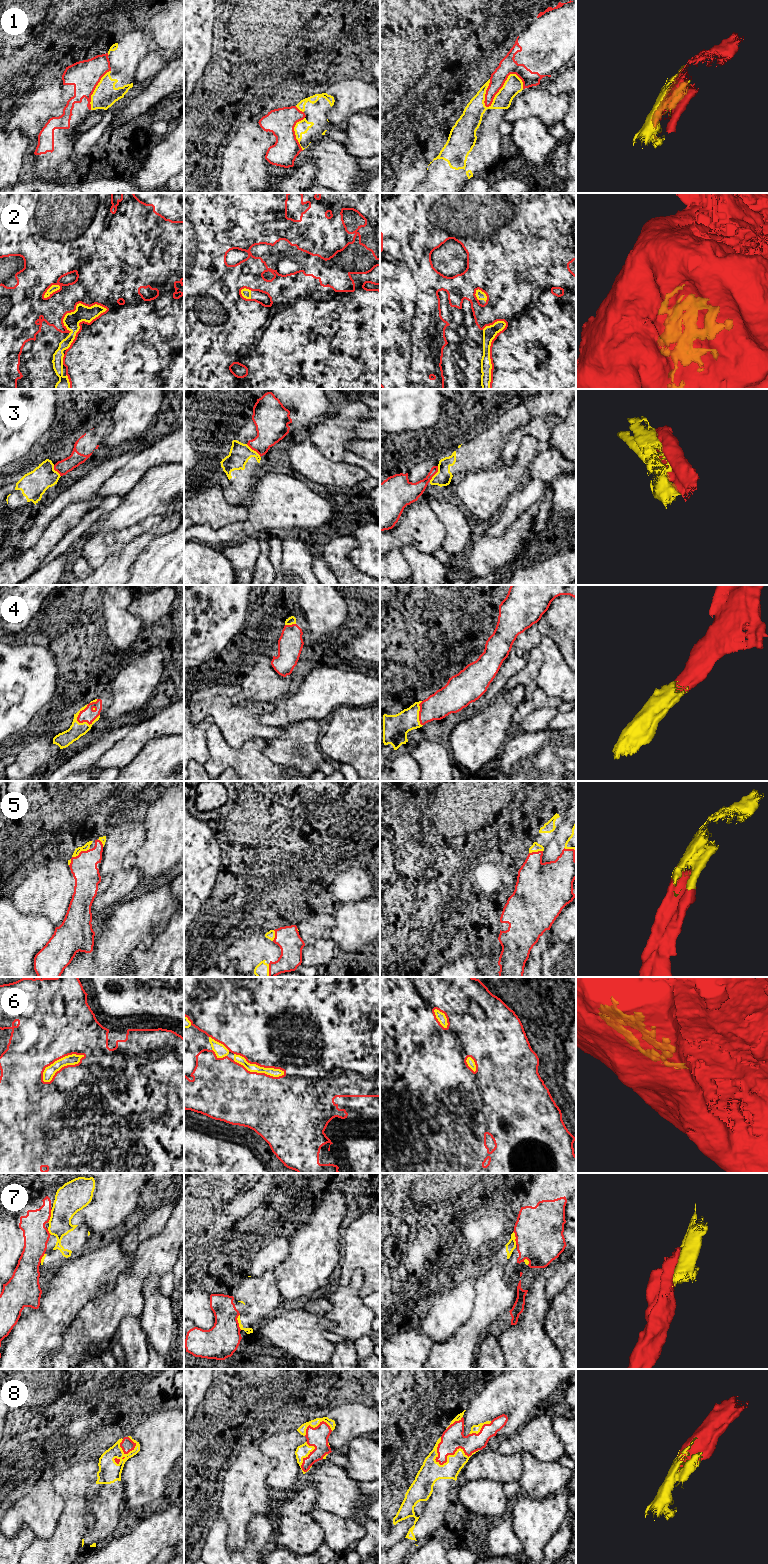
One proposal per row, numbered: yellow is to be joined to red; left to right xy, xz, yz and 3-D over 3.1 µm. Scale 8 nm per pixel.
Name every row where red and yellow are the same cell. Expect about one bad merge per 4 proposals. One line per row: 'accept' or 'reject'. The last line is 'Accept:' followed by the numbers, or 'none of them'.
1: reject
2: accept
3: reject
4: accept
5: accept
6: accept
7: reject
8: accept
Accept: 2, 4, 5, 6, 8

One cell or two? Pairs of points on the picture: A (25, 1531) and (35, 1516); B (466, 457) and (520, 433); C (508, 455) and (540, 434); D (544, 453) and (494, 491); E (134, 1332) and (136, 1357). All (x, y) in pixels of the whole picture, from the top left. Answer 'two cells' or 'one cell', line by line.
A: two cells
B: two cells
C: one cell
D: two cells
E: one cell

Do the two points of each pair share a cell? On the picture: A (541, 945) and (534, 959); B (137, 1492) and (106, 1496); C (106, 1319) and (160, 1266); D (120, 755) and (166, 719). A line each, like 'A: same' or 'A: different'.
A: same
B: different
C: same
D: same

